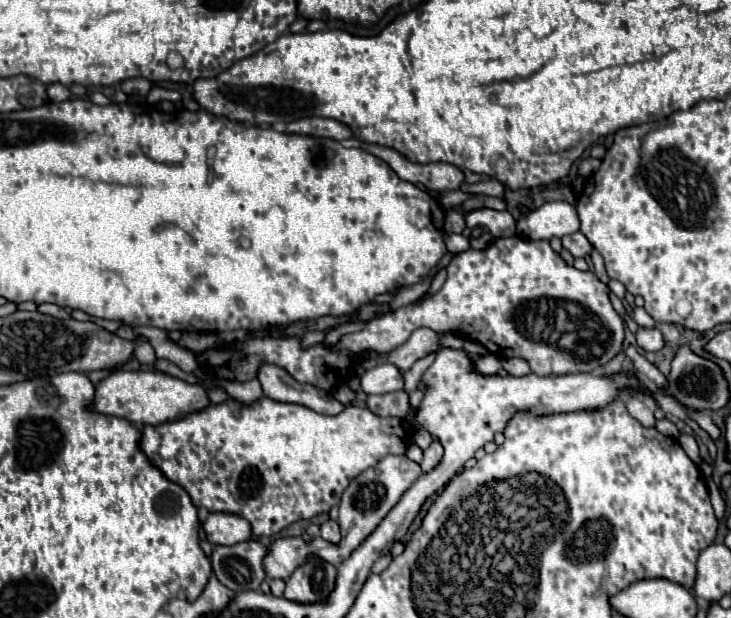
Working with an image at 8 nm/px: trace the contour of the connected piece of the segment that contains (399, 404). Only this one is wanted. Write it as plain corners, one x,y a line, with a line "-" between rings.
403,390
379,396
367,396
367,408
377,416
405,418
405,414
409,412
409,396

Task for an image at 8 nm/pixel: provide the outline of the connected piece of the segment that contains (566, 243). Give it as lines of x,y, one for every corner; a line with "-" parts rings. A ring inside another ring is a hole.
581,232
563,236
561,242
563,242
563,248
567,248
573,254
573,258
583,258
593,250
593,246
587,242
587,238

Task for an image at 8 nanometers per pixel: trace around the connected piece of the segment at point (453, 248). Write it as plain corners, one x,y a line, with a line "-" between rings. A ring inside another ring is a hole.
447,234
445,244
447,244
447,252
451,252
451,254
459,254
459,252
469,250
469,240
461,234

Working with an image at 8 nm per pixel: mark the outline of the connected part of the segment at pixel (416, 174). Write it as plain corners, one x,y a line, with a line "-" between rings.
361,144
363,150
367,150
369,154
385,160
399,178
403,178
405,182
411,184
423,184
427,190
457,190
459,184
465,180
463,172
457,170
451,164
445,162
431,162
431,164
417,164
407,160
405,156
401,158
401,154
397,150
391,150
387,146
377,146
377,144

